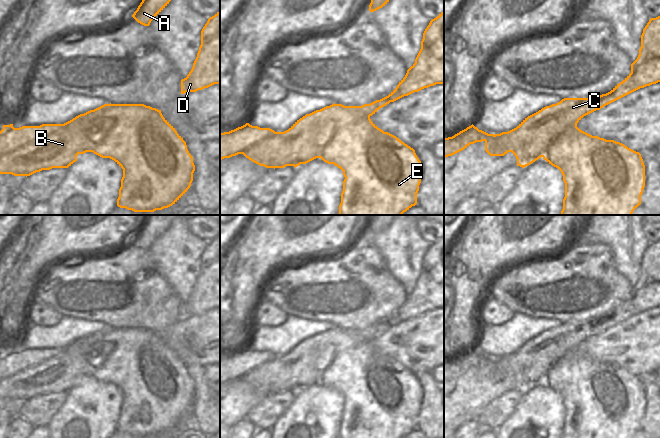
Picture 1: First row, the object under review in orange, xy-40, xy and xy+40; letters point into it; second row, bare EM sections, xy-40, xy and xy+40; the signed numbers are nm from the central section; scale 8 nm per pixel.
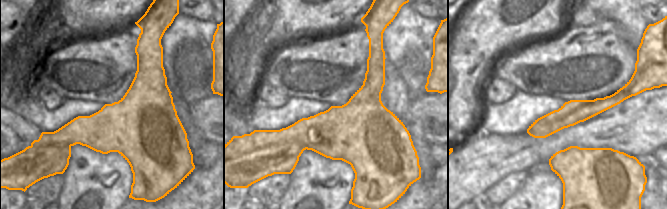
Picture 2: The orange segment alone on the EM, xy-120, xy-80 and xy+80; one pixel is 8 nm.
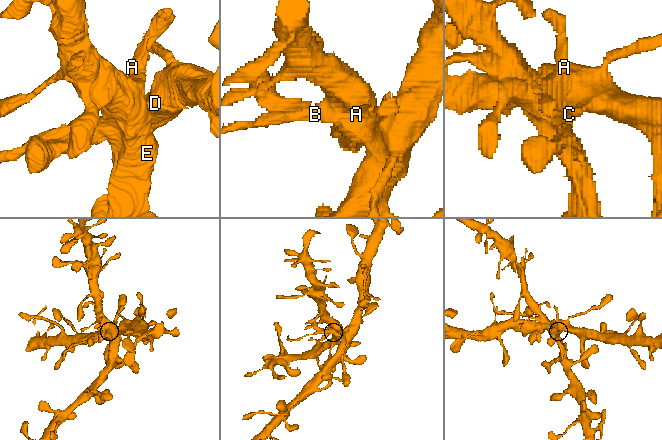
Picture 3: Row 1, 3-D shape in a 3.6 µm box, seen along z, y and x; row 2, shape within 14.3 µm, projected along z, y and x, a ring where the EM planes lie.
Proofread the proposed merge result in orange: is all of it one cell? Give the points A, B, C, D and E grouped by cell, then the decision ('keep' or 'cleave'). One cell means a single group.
groups A E / B C D; cleave

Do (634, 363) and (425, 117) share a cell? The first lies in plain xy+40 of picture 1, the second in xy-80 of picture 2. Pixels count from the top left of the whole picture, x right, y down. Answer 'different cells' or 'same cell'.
same cell

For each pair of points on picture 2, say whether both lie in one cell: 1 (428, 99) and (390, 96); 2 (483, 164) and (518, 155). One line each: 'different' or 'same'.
1: different
2: same

